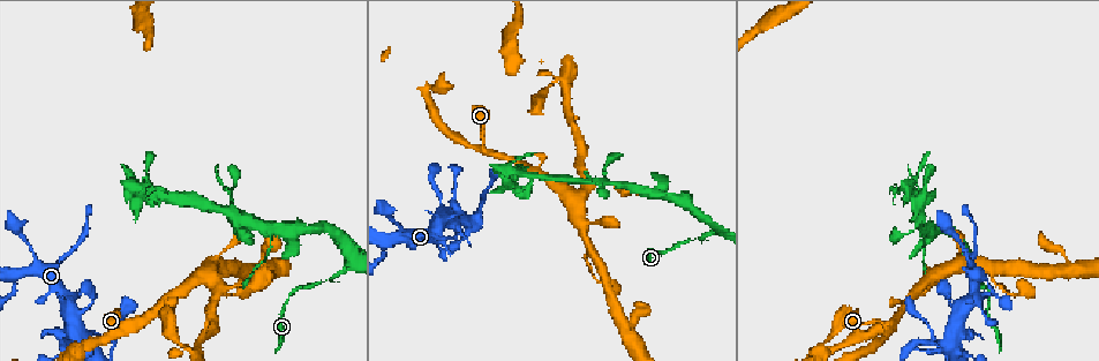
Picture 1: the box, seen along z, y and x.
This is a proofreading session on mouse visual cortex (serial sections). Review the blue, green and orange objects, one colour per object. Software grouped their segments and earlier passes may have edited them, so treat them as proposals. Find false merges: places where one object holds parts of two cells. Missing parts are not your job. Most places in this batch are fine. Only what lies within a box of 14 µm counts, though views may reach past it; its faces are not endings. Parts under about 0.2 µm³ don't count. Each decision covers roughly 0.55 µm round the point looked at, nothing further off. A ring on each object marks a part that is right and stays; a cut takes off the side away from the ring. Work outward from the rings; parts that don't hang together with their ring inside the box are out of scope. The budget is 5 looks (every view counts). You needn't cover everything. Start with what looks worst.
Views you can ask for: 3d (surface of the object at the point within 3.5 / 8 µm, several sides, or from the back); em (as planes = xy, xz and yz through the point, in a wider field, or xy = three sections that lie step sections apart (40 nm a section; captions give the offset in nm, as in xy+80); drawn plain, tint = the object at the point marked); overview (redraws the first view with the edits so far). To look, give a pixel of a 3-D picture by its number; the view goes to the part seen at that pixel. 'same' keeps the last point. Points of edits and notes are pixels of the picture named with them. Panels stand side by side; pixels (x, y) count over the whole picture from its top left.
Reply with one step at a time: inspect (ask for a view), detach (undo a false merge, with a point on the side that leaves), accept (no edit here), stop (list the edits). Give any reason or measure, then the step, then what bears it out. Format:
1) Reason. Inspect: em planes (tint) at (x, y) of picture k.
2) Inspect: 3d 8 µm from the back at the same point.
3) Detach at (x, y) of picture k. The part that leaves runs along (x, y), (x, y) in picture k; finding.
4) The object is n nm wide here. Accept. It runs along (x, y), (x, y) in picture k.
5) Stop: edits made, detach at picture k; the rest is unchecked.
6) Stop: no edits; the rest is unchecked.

Three-way junction. Inspect: 3d 8 µm at (166, 194) of picture 1.

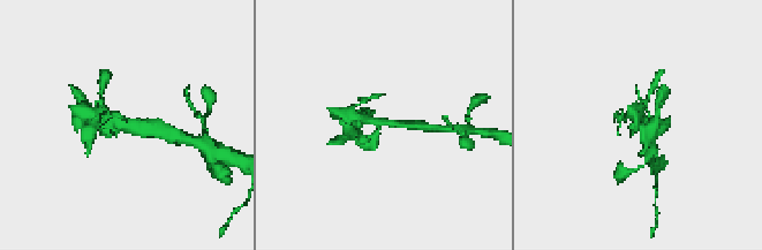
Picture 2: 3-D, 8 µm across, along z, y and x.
Zoom in. Inspect: 3d 3.5 µm from the back at (121, 121) of picture 2.

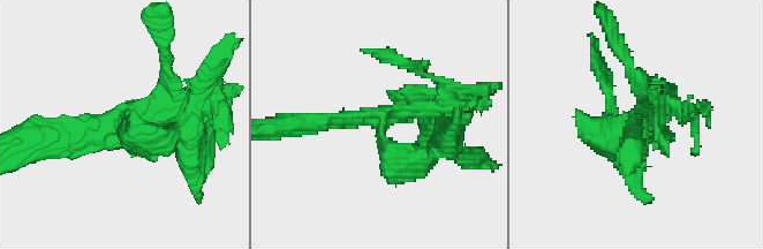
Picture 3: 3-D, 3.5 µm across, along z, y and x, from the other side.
Need the tissue. Inspect: em xy step 1 (tint) at (377, 122) of picture 3.

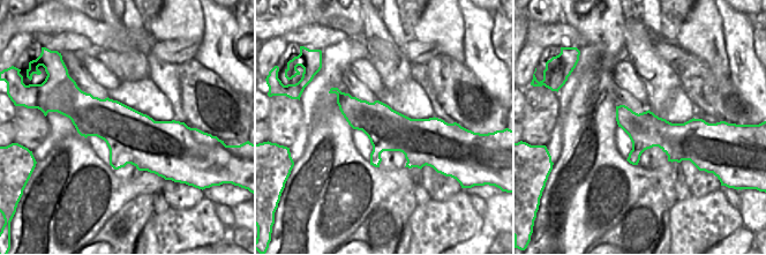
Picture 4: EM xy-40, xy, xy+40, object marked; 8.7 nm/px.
Accept. It runs along (302, 127), (374, 118), (391, 153), (427, 156) in picture 3; all the same cell.

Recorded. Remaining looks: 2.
Calibre changes. Inspect: 3d 8 µm at (980, 276) of picture 1.

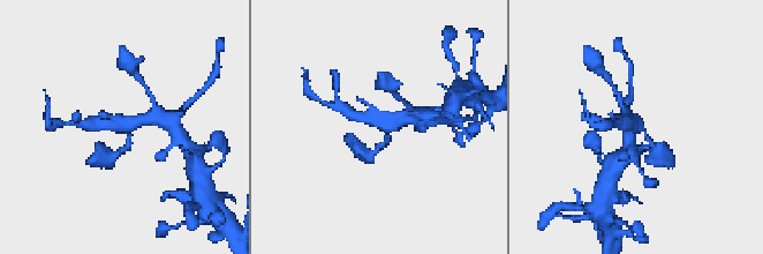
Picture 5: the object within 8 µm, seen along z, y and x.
3 arms meet here; the arms are 150, 200, 400 nm wide; now the EM. Inspect: em xy step 2 (tint) at (132, 124) of picture 5.

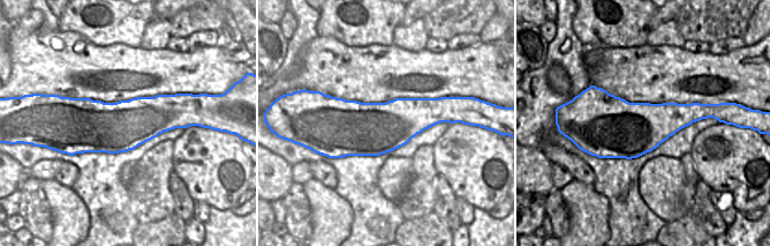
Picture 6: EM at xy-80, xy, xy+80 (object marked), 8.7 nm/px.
Accept. It runs along (417, 116), (388, 125), (368, 103) in picture 5; continuous, no second cell.

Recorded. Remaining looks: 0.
Stop: no edits; the rest is unchecked.

